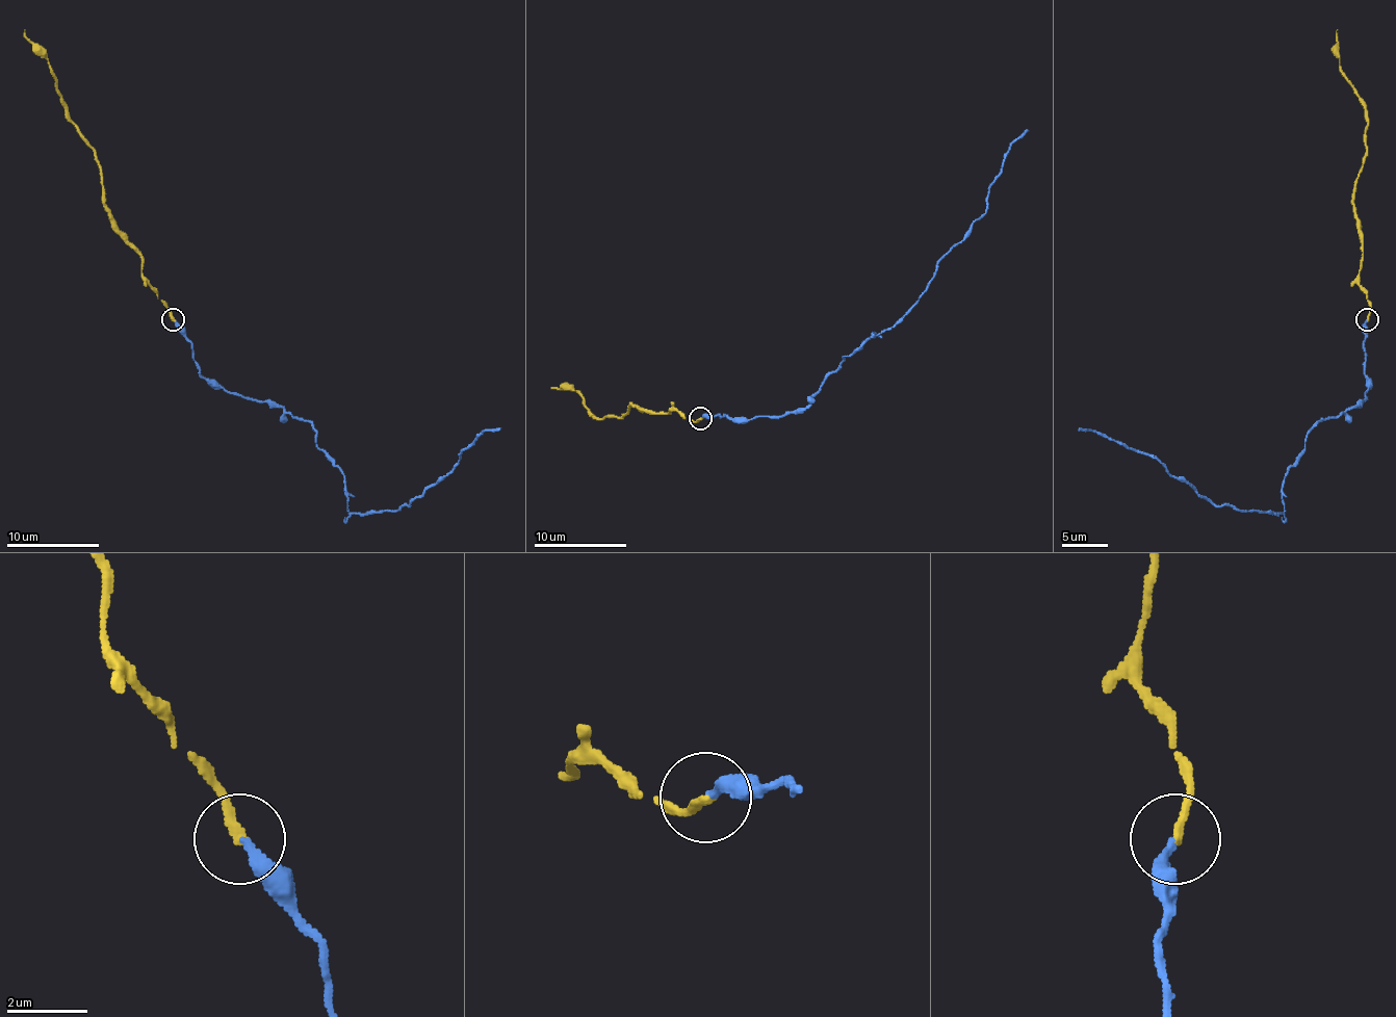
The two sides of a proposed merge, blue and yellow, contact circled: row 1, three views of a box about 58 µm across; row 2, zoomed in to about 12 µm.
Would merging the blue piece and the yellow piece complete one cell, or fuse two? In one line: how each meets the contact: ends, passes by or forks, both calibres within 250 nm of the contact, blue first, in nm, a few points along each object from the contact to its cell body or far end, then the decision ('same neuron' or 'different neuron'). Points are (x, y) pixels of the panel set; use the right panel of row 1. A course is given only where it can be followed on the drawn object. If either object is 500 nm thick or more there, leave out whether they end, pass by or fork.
blue ends; yellow ends; calibres 240 and 240 nm; course blue (1367, 320), (1362, 401), (1307, 436), (1276, 514), (1214, 505), (1156, 459), (1080, 428); course yellow (1367, 320), (1371, 306), (1360, 283), (1362, 230), (1352, 202), (1367, 147), (1367, 112), (1339, 63), (1337, 29); different neuron

